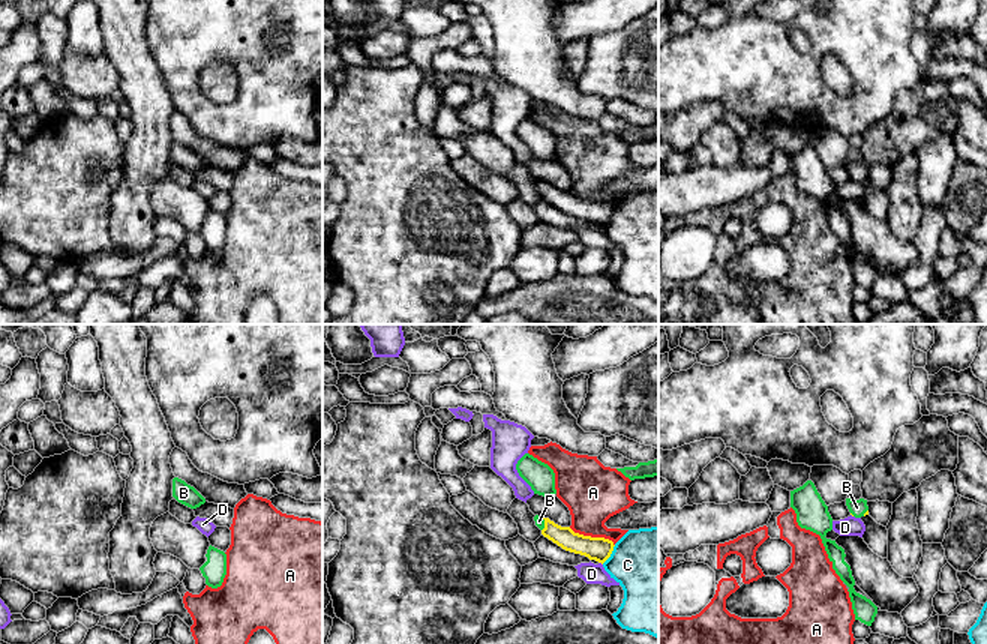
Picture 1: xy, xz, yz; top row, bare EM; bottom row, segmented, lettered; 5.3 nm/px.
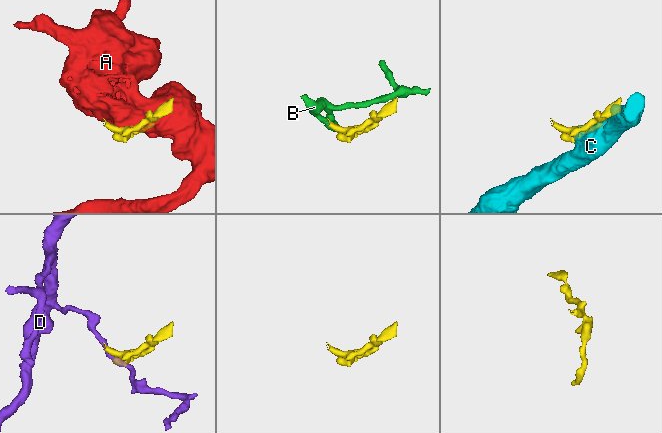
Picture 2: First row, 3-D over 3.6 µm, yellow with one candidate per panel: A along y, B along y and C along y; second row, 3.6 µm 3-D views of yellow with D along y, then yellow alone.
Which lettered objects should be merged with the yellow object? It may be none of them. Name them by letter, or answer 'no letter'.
B

